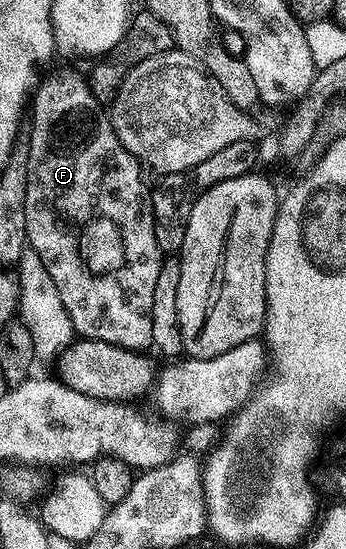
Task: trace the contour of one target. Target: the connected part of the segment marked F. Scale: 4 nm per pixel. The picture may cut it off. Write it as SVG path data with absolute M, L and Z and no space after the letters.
M57 75L54 79L46 78L37 88L31 99L31 119L33 128L29 131L29 160L27 161L27 237L28 246L42 258L43 265L58 286L59 295L63 299L64 308L70 314L74 332L82 339L98 339L111 345L126 347L129 351L141 351L152 344L151 337L151 301L155 297L155 281L159 278L159 269L163 262L163 252L155 241L155 225L153 224L153 204L151 191L145 188L145 179L141 176L142 164L135 156L127 153L117 137L113 135L113 127L108 118L98 110L97 98L84 78L77 75Z

